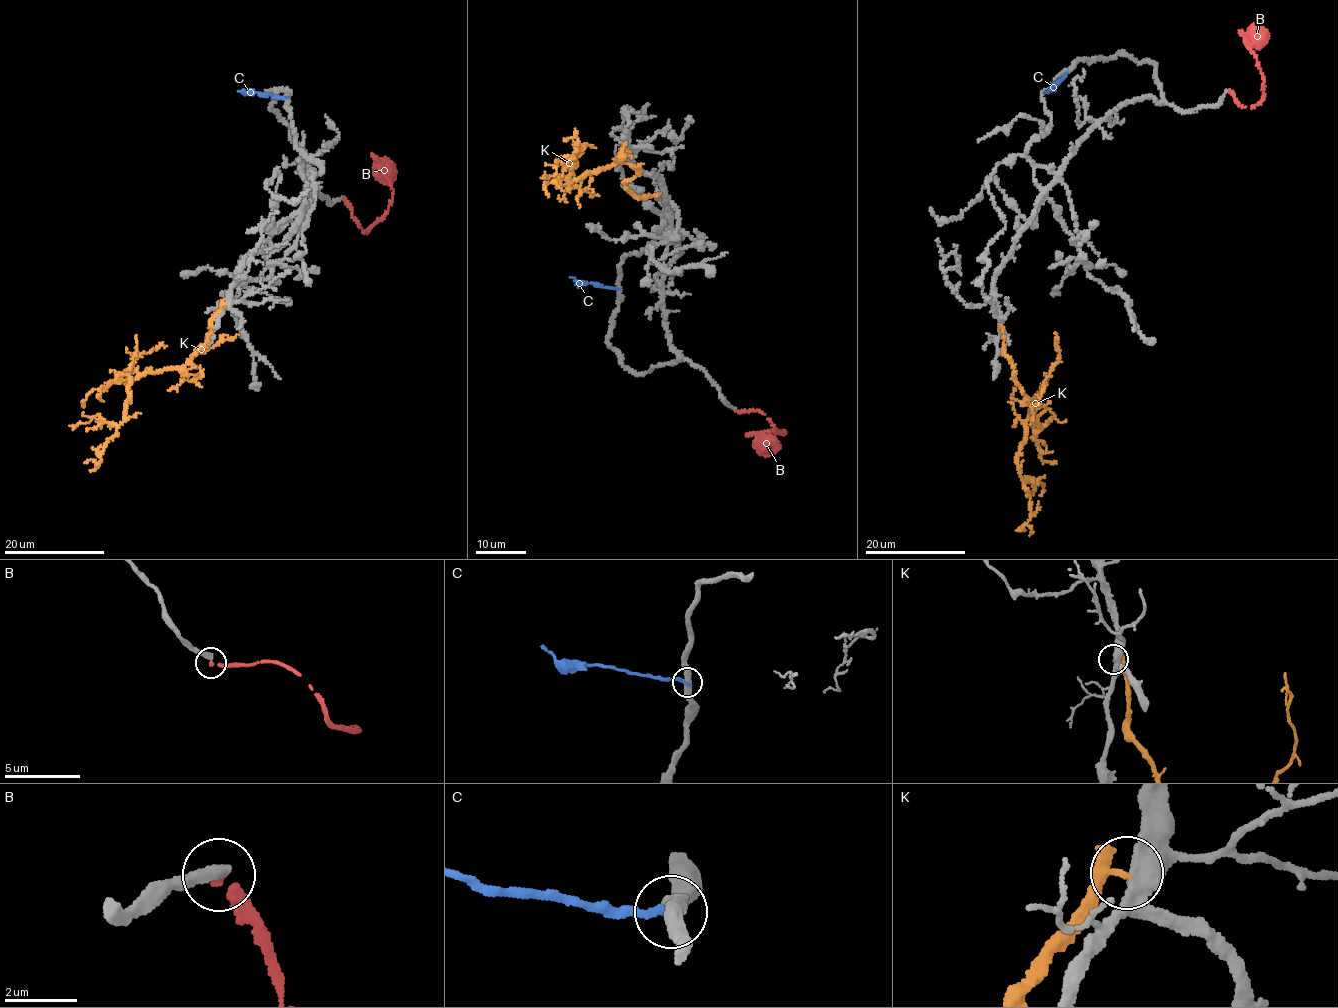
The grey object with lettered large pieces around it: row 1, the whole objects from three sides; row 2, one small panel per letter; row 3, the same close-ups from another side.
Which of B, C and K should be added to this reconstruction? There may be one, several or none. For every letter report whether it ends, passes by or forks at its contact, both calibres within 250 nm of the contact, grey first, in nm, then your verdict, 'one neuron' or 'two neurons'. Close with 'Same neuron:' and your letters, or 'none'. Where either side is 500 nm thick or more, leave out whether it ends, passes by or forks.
B: it ends | 360/240 nm | two neurons
C: it ends | 400/240 nm | two neurons
K: it passes by | 400/120 nm | two neurons
Same neuron: none

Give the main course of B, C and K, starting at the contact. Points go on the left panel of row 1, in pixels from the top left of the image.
B: (344, 198), (364, 231), (381, 217), (391, 200), (389, 179), (381, 172), (386, 178), (385, 171)
C: (286, 97), (238, 90)
K: (226, 303), (208, 340), (182, 367), (117, 377), (129, 370), (125, 420), (101, 461), (85, 463)

